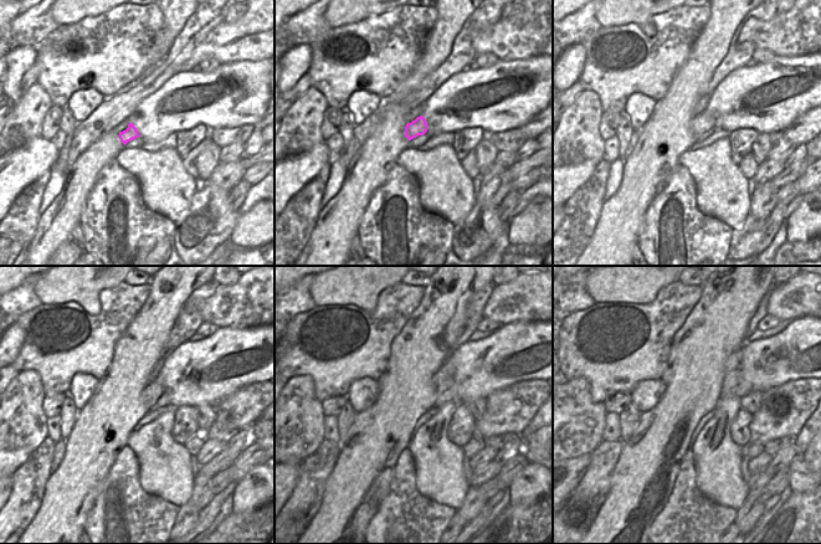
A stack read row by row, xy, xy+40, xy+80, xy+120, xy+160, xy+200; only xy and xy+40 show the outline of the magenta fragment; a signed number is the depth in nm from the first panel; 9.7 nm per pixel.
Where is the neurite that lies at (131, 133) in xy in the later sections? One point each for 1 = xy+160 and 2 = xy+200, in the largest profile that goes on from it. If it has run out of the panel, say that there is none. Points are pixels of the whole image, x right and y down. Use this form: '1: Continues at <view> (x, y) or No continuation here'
1: Continues at xy+160 (445, 385)
2: Continues at xy+200 (734, 385)

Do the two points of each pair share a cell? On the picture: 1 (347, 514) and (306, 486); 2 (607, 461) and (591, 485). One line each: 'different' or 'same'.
1: different
2: same

